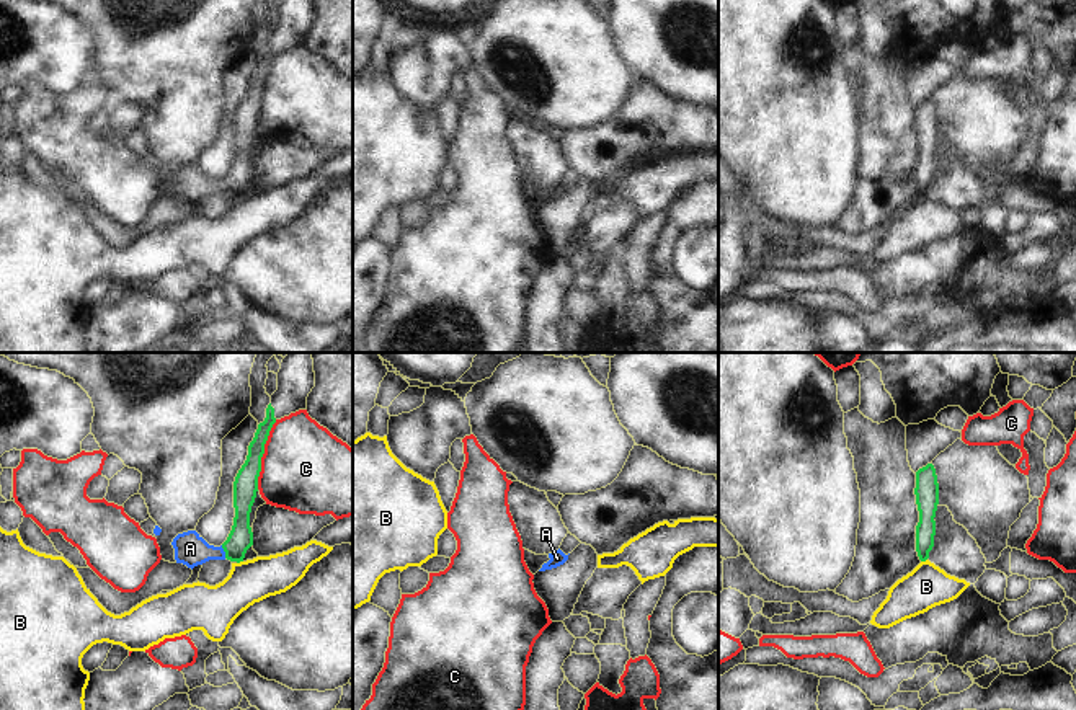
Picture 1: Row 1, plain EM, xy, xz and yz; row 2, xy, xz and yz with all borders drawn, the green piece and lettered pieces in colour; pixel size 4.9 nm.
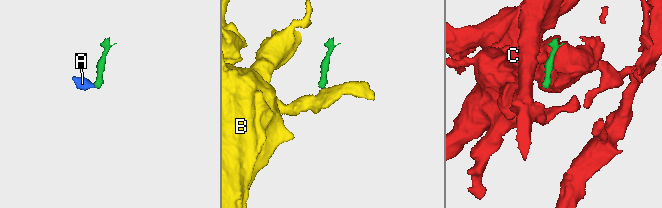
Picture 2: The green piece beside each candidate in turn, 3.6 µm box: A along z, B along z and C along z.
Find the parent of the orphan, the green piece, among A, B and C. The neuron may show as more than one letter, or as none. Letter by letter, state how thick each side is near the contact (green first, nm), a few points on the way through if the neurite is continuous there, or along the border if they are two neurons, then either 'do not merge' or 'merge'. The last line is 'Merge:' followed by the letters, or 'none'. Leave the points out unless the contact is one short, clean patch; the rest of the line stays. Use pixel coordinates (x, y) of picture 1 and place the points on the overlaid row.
A: calibres 120 and 160 nm; way xy (240, 539), (224, 550), (198, 552), (190, 549); merge
B: calibres 120 and 220 nm; border xy (242, 560), (237, 563); do not merge
C: calibres 120 and 440 nm; border xy (276, 420), (265, 444), (257, 488); do not merge
Merge: A

